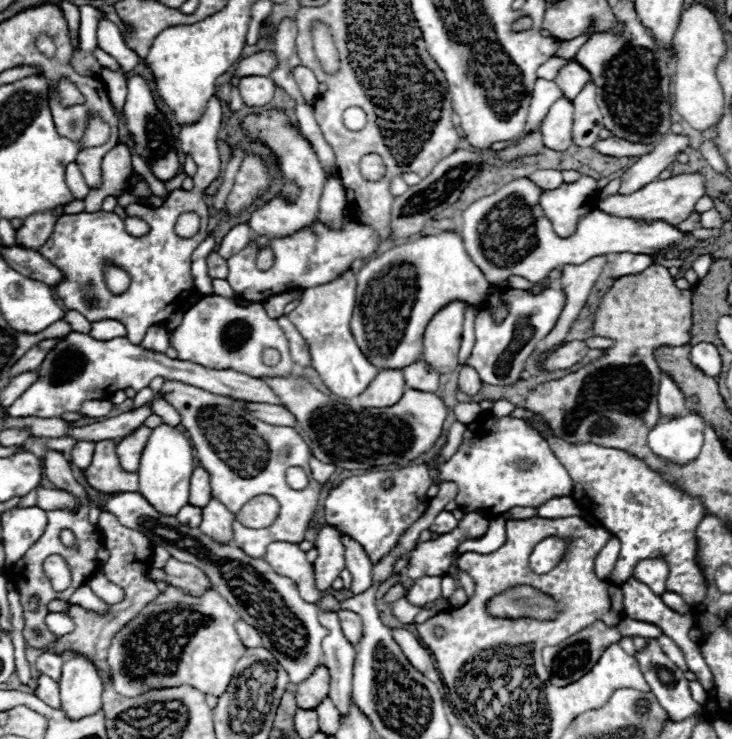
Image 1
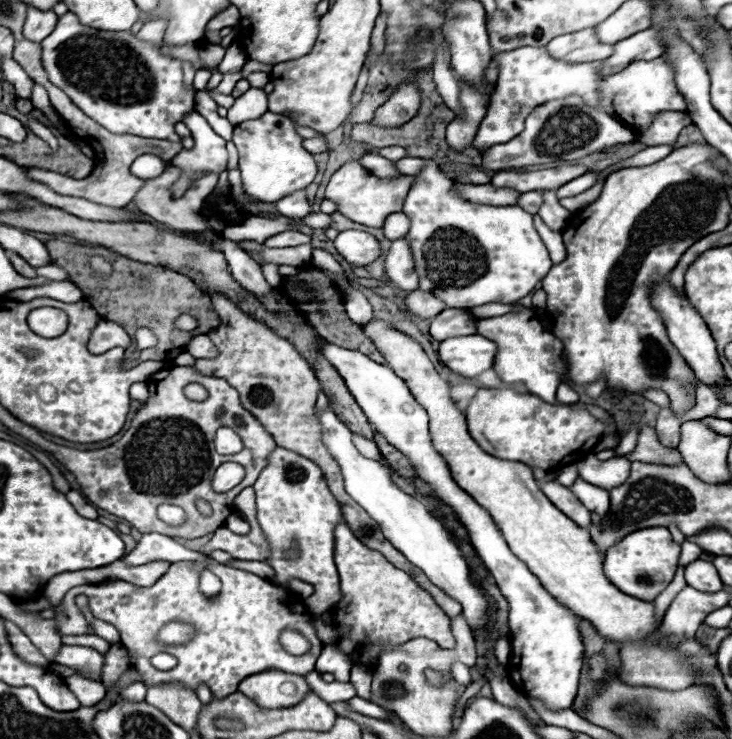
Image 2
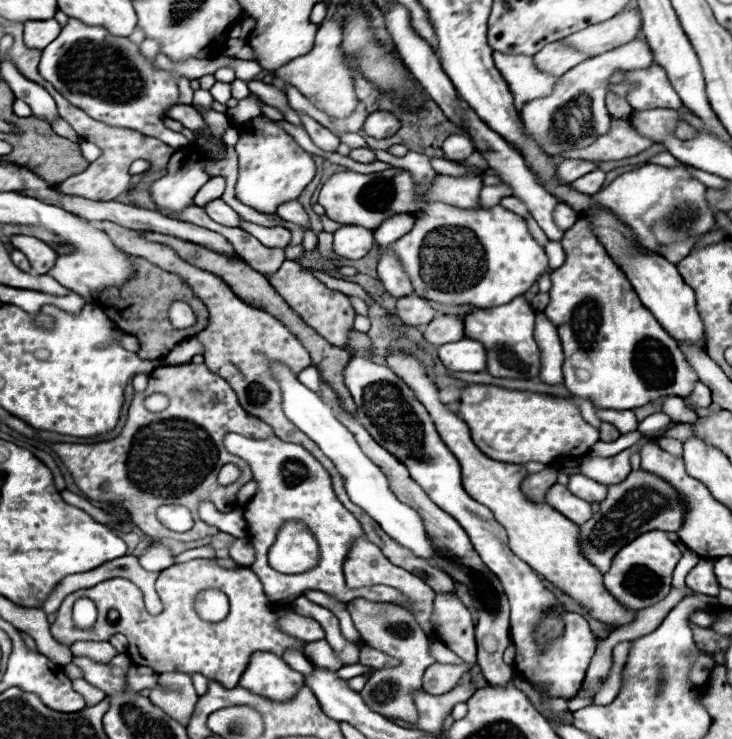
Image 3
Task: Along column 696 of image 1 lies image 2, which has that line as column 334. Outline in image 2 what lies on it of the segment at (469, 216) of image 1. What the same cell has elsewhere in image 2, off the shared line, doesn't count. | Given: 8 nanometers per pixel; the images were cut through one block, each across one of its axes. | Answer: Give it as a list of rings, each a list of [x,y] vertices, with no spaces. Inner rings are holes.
[[[344,230],[336,236],[334,246],[354,266],[368,266],[382,254],[380,240],[368,232]]]

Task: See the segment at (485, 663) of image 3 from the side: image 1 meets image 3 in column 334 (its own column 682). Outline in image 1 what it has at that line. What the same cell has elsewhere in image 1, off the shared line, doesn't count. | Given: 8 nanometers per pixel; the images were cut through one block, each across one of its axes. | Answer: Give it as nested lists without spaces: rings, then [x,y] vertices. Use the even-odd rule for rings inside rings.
[[[662,374],[662,378],[660,378],[658,404],[660,404],[660,414],[664,418],[672,418],[672,416],[678,416],[684,412],[684,394],[678,390],[678,386],[672,382],[672,378],[666,374]]]

